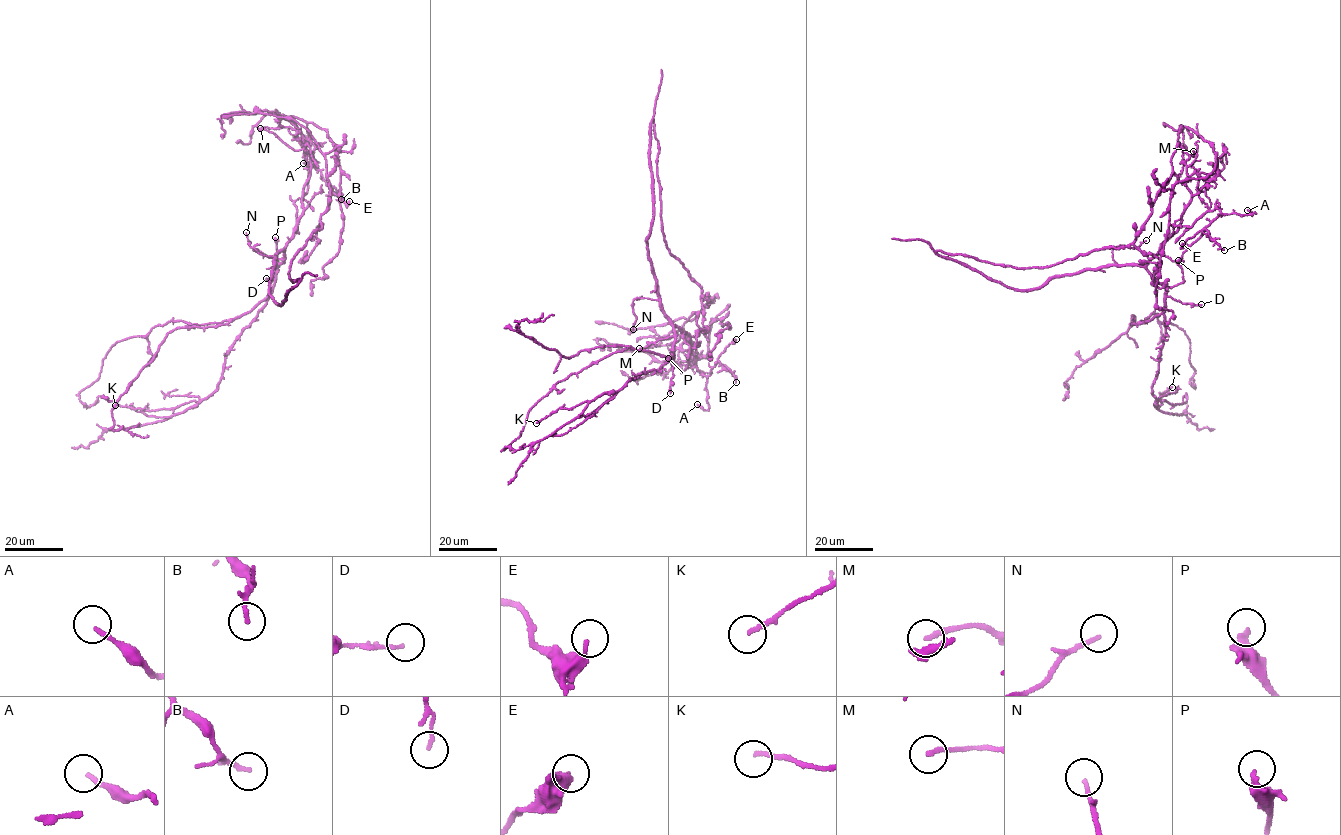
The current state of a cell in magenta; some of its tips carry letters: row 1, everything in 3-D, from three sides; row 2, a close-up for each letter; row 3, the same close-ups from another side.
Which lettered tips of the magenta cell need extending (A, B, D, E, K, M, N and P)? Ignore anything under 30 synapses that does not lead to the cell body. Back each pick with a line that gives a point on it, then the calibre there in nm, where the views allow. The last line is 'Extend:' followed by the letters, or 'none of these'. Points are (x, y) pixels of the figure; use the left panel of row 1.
Extend: none of these

